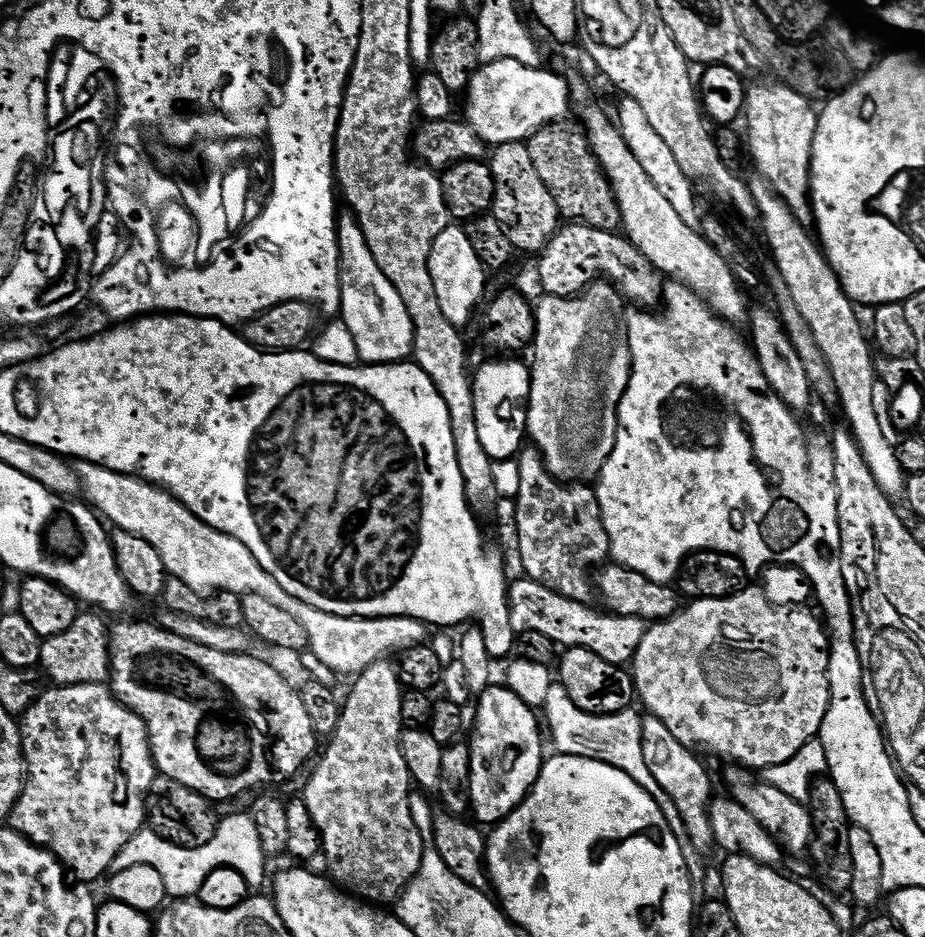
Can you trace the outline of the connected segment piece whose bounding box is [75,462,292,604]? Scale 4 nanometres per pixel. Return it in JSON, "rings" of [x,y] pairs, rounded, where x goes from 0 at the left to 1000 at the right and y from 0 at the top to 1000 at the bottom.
{"rings":[[[86,493],[81,496],[81,502],[86,507],[90,528],[95,528],[94,537],[122,565],[149,570],[149,574],[162,578],[162,583],[171,587],[175,600],[179,600],[185,618],[201,621],[201,625],[222,634],[268,633],[282,635],[296,645],[316,637],[301,625],[301,621],[296,621],[296,617],[292,617],[292,613],[288,613],[288,608],[283,608],[283,604],[279,604],[275,591],[270,591],[257,574],[249,574],[223,561],[223,557],[215,555],[196,534],[188,533],[177,522],[148,507],[134,508],[105,495]]]}

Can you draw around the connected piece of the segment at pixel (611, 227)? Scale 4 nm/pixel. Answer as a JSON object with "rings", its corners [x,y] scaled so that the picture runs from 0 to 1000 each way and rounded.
{"rings":[[[594,132],[569,150],[582,190],[586,190],[586,194],[590,194],[590,203],[599,207],[606,232],[646,245],[666,248],[670,243],[670,224],[664,203],[651,177],[642,169],[635,148],[624,138],[623,142],[621,138],[610,136],[614,134]]]}

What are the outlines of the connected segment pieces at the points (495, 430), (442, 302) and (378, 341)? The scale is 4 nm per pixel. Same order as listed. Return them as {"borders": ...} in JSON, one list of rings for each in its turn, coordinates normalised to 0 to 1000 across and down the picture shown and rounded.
{"borders":[[[[536,382],[519,394],[514,394],[510,407],[512,446],[517,446],[517,469],[525,485],[534,493],[549,491],[568,477],[571,459],[571,426],[575,399],[562,382]]],[[[485,238],[474,254],[469,254],[469,263],[465,263],[465,297],[469,297],[469,314],[474,314],[474,327],[478,327],[478,335],[482,335],[482,344],[492,350],[502,352],[510,342],[515,328],[524,319],[523,302],[529,291],[517,275],[512,263],[508,263],[505,247],[496,238]]],[[[384,231],[366,232],[363,253],[368,264],[366,336],[383,359],[388,383],[395,390],[440,385],[445,380],[448,344],[439,331],[439,322],[435,322],[422,297],[417,297],[409,280],[404,280],[404,271],[400,271],[400,263],[396,263],[396,252]]]]}

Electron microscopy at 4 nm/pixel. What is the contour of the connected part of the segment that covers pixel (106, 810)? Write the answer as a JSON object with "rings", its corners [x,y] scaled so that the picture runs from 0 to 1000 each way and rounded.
{"rings":[[[116,729],[85,730],[70,734],[56,732],[53,735],[53,739],[44,737],[37,753],[32,753],[32,758],[26,761],[22,773],[22,787],[26,793],[28,831],[24,847],[13,862],[11,882],[21,892],[26,892],[35,901],[53,906],[69,921],[75,932],[86,931],[88,940],[101,941],[99,939],[106,938],[112,930],[116,932],[120,927],[123,916],[128,916],[128,907],[132,907],[132,903],[136,903],[136,899],[141,899],[141,894],[145,894],[145,890],[149,890],[151,885],[157,883],[160,845],[164,842],[164,836],[171,830],[169,814],[164,811],[164,798],[160,794],[160,776],[156,774],[149,762],[145,762],[132,748],[125,746]]]}

